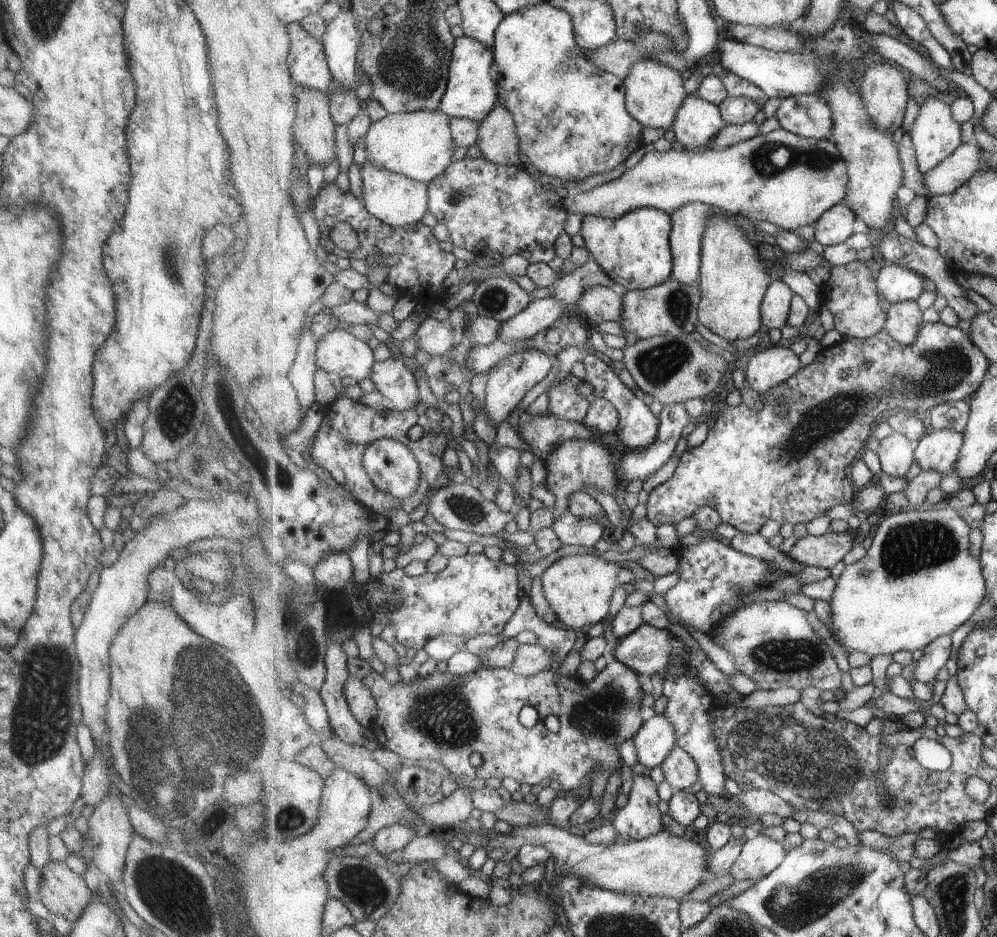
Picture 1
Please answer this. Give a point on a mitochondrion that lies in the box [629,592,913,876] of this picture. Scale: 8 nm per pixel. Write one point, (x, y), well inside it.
(782, 655)

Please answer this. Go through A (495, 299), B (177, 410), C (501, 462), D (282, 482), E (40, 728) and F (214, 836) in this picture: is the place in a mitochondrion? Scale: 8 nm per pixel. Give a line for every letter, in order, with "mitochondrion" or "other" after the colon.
A: mitochondrion
B: mitochondrion
C: other
D: mitochondrion
E: mitochondrion
F: other

